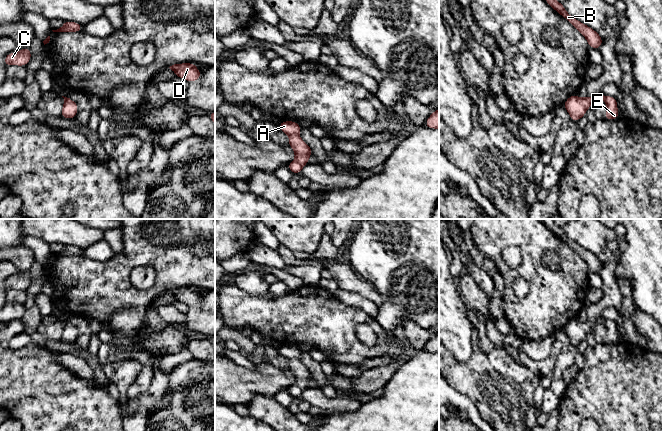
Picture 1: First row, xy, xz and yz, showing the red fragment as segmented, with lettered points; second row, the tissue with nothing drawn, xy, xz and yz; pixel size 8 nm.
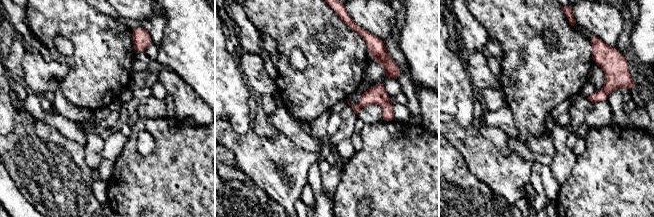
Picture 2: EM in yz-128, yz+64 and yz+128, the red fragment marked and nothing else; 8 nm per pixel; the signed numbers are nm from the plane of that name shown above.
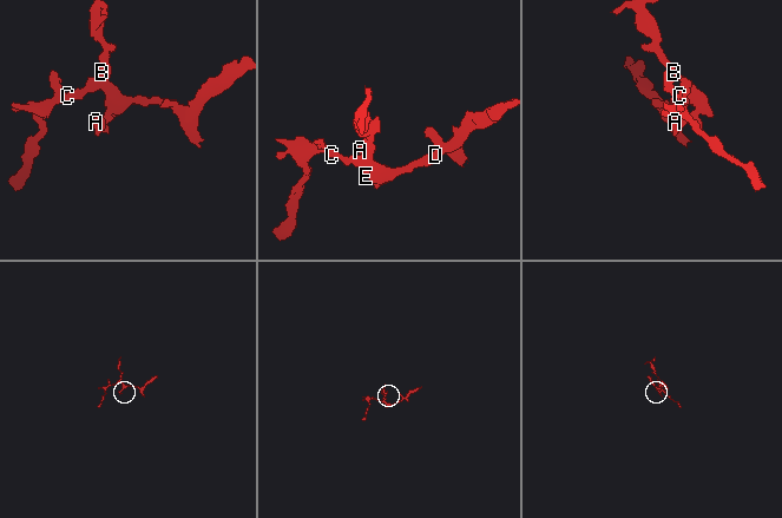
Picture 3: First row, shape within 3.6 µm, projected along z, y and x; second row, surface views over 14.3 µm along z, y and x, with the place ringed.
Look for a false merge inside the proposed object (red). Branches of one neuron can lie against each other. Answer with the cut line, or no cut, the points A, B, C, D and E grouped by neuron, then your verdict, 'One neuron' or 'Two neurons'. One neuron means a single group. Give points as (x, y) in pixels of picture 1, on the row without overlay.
No split. Groups: A B C D E. One neuron

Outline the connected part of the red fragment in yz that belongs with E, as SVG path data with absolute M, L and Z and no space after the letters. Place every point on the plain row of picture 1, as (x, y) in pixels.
M599 316L592 321L587 319L584 322L579 322L577 318L572 318L563 328L563 331L569 337L572 345L577 346L579 343L585 341L586 335L591 331L594 325L604 324L607 329L607 336L604 340L605 344L616 344L619 342L617 326L614 320L605 320Z

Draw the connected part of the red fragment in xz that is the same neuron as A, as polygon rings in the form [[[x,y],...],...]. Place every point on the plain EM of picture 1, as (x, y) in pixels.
[[[282,345],[278,348],[281,356],[290,361],[288,369],[294,374],[295,384],[286,391],[293,397],[301,397],[308,388],[309,381],[313,378],[309,369],[299,361],[302,351],[296,345]]]

